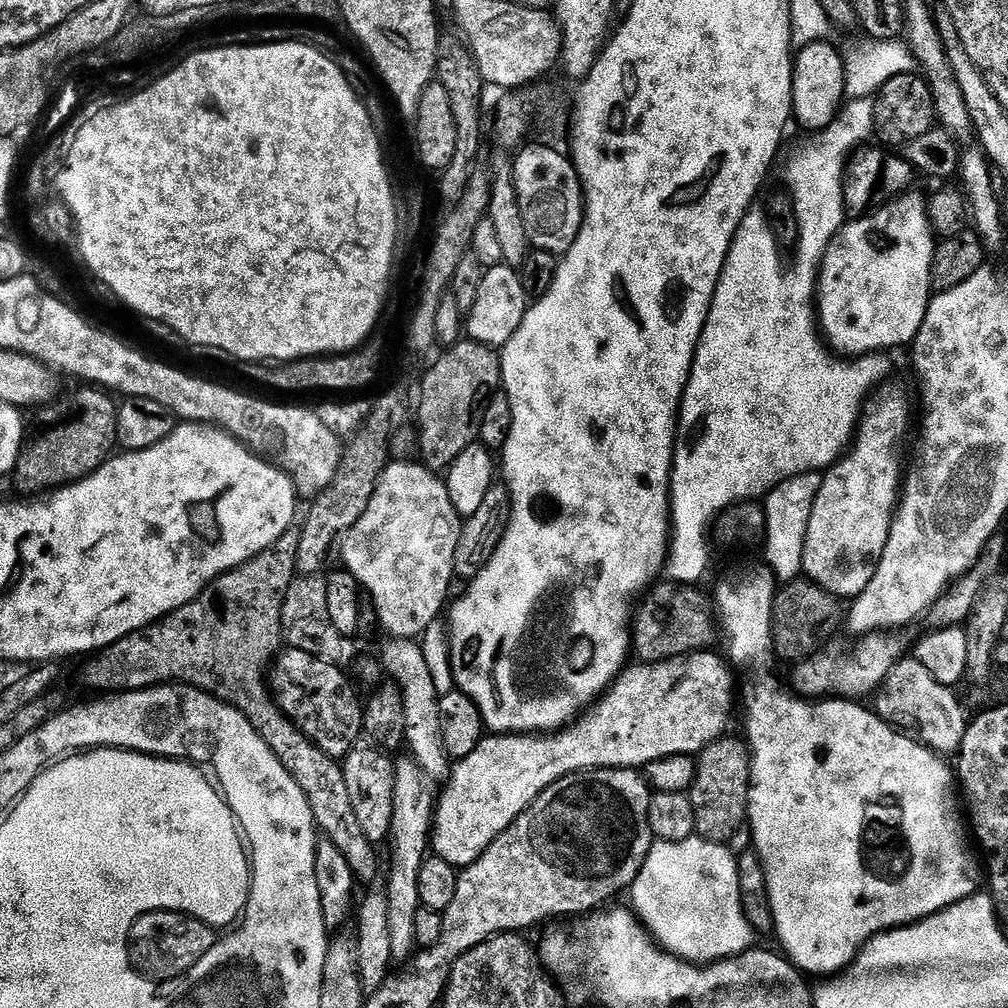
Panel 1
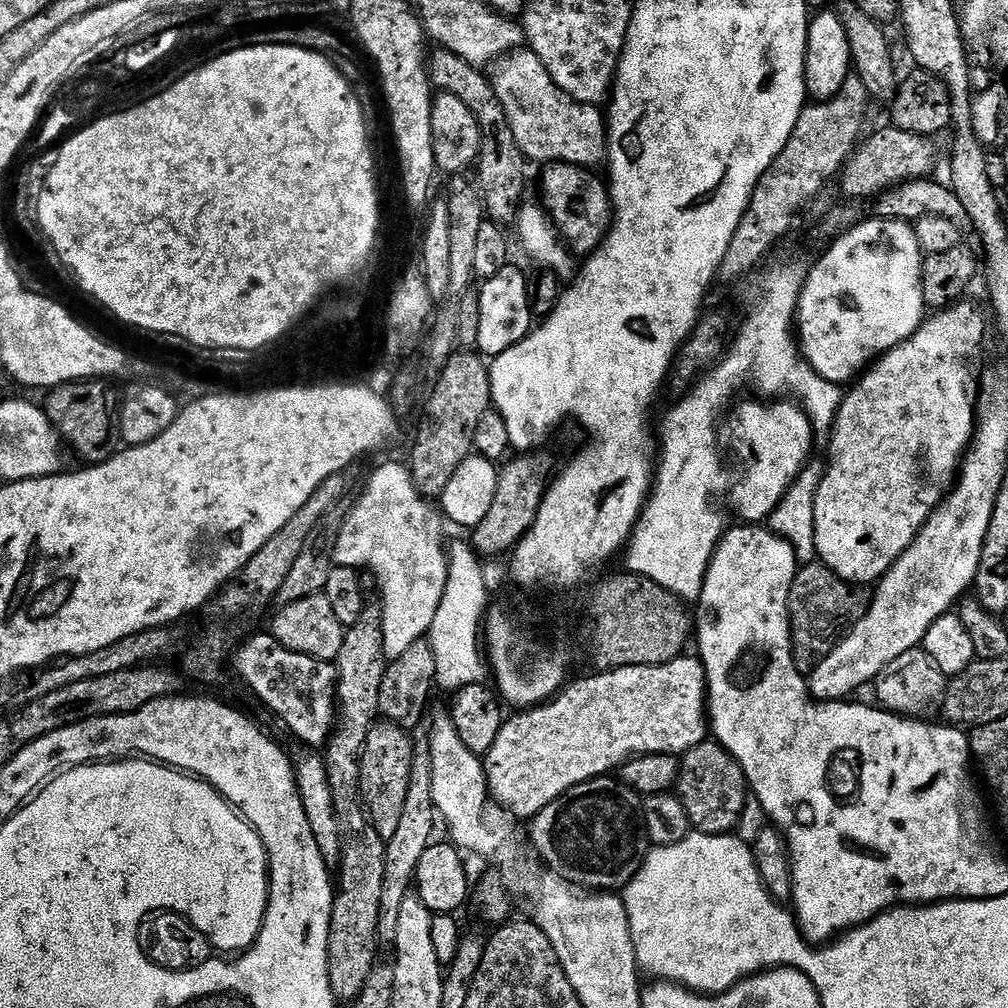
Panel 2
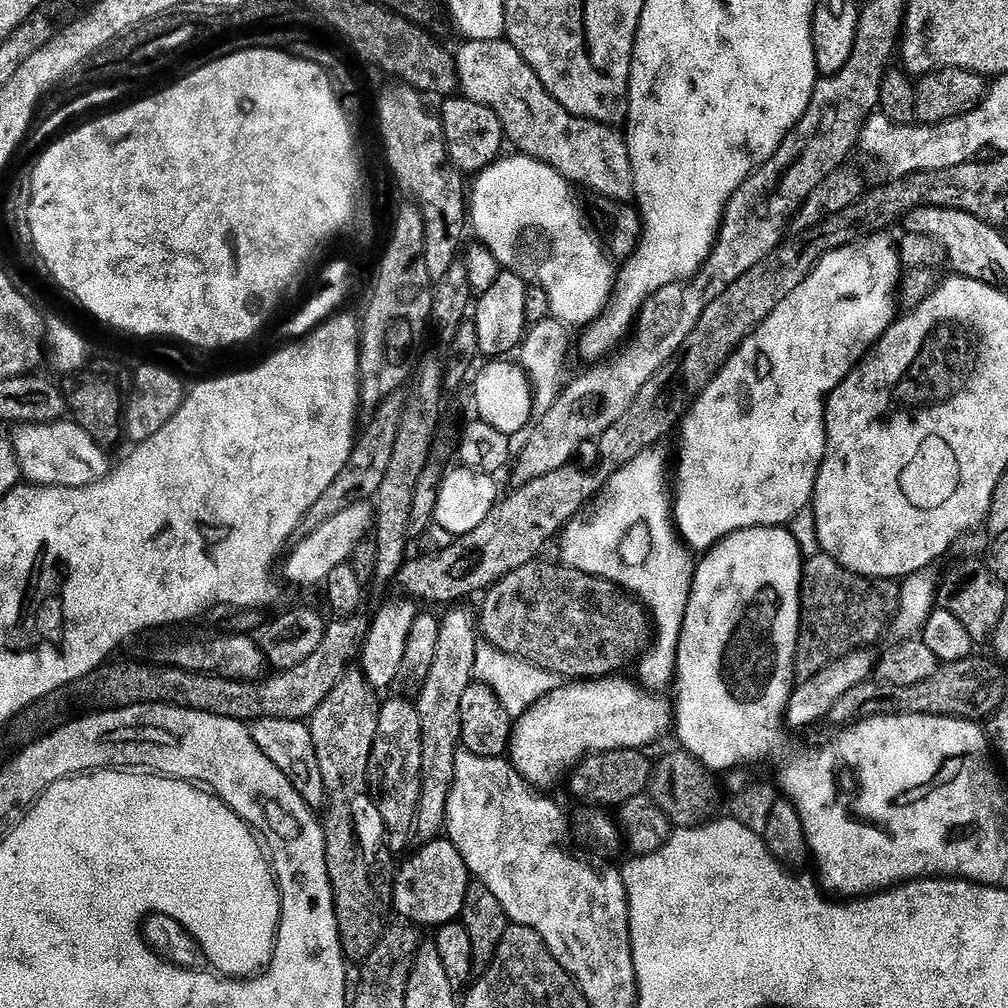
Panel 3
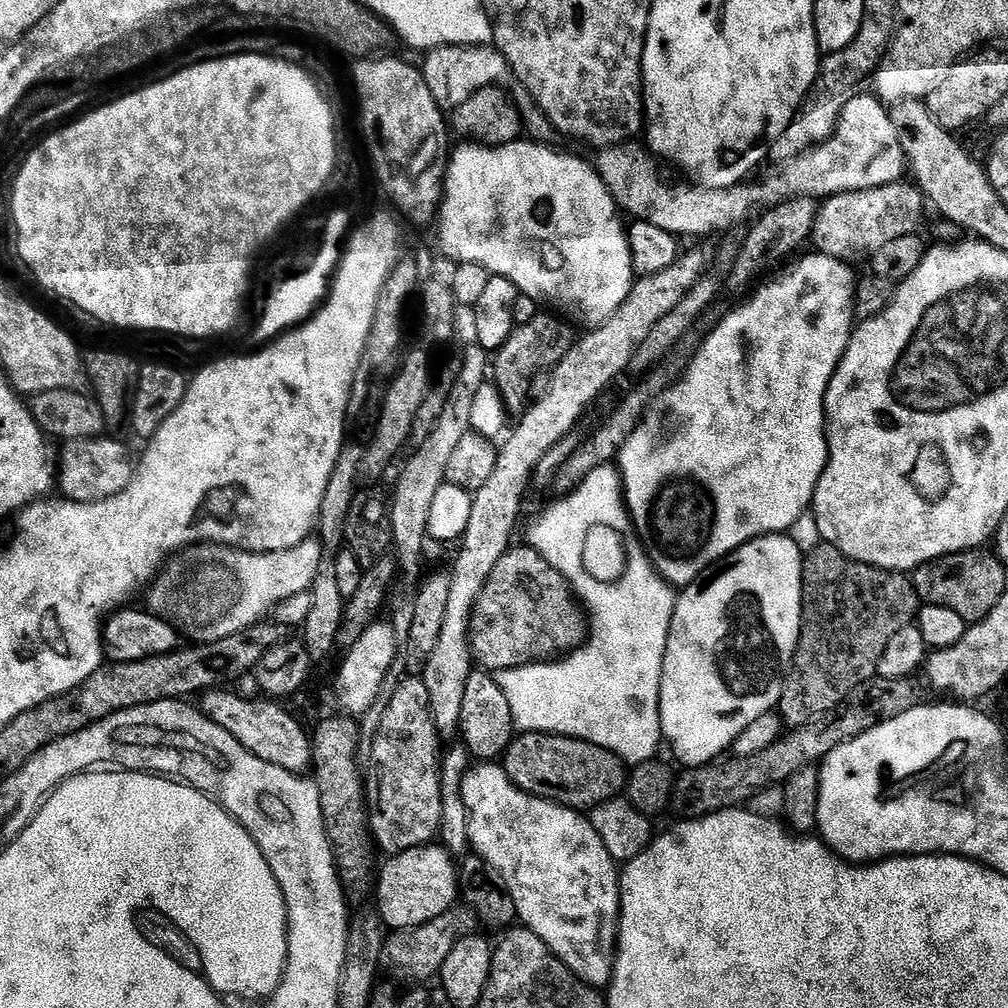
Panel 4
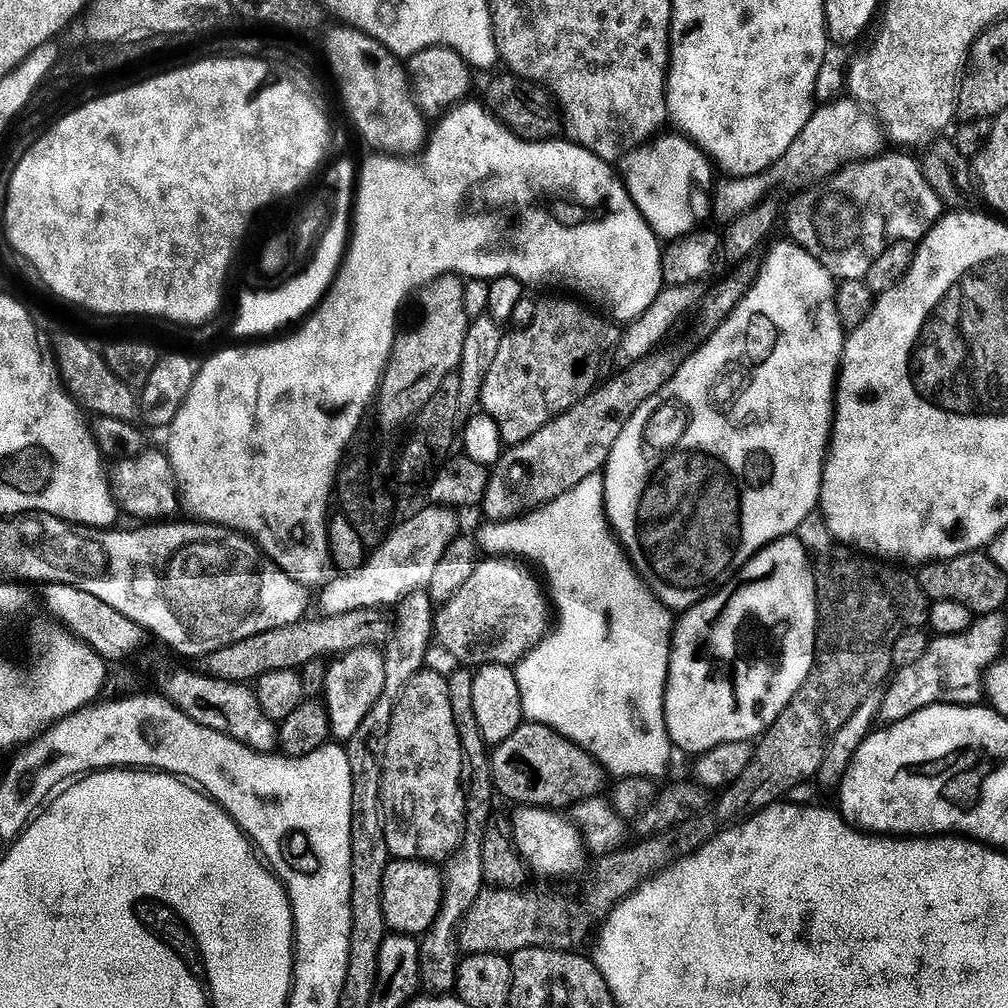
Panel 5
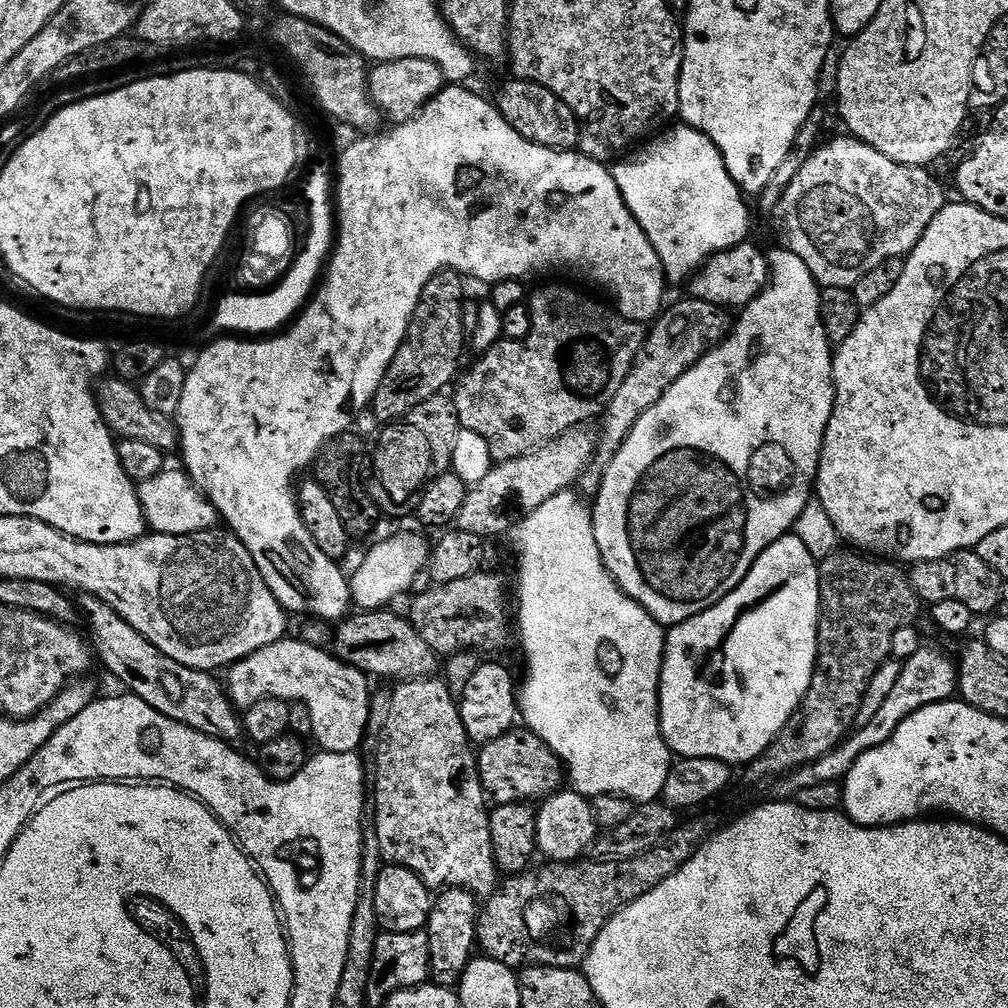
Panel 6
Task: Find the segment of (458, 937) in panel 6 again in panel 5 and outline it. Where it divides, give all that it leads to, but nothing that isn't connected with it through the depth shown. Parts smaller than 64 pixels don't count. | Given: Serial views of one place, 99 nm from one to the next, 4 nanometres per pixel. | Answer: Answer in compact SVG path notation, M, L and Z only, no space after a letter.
M465 747L465 792L467 794L467 822L464 824L464 838L458 851L442 866L444 877L443 902L438 918L432 928L425 933L420 943L420 982L421 991L428 996L449 995L456 987L457 970L460 968L462 953L457 937L457 929L468 909L476 902L485 887L482 870L482 846L485 830L491 823L492 802L496 791L492 782L490 756L485 747Z

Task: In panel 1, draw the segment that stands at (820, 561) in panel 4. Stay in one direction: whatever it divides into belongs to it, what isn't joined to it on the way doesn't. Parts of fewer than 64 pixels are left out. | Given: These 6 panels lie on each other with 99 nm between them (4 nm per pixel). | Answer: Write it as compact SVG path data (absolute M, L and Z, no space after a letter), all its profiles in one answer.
M797 578L789 580L777 591L776 604L772 608L772 637L776 642L775 655L777 657L799 662L808 659L809 656L817 655L820 648L836 631L846 624L846 604L841 597L833 592L828 592L822 586L815 584L813 580L807 578Z

